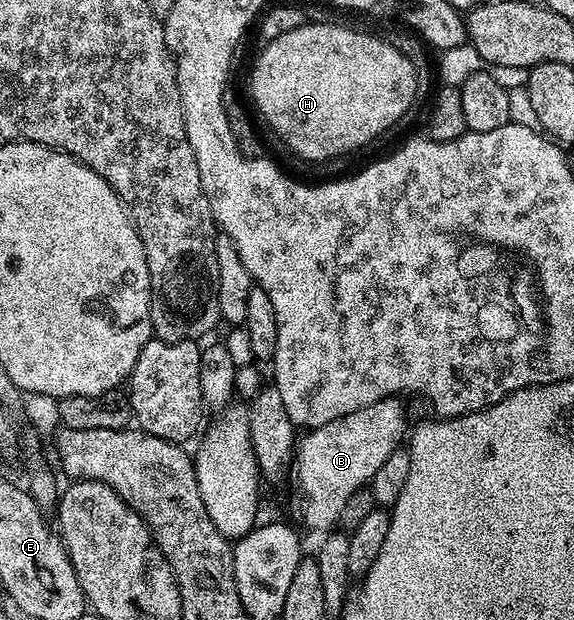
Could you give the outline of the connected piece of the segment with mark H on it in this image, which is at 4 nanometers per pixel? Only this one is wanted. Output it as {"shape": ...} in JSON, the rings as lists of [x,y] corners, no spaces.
{"shape":[[[307,22],[296,30],[288,30],[288,34],[280,34],[280,38],[269,41],[265,45],[266,49],[258,56],[258,61],[254,64],[254,69],[250,72],[250,96],[254,99],[254,104],[258,107],[260,115],[266,119],[266,124],[299,156],[302,160],[314,160],[321,162],[330,160],[334,156],[344,156],[353,154],[359,148],[365,148],[371,144],[377,136],[384,134],[400,118],[402,114],[412,104],[419,99],[420,93],[417,90],[416,70],[412,64],[395,46],[389,44],[386,38],[376,36],[373,31],[368,33],[356,33],[353,30],[345,29],[344,26],[332,25],[329,22],[314,24]]]}

